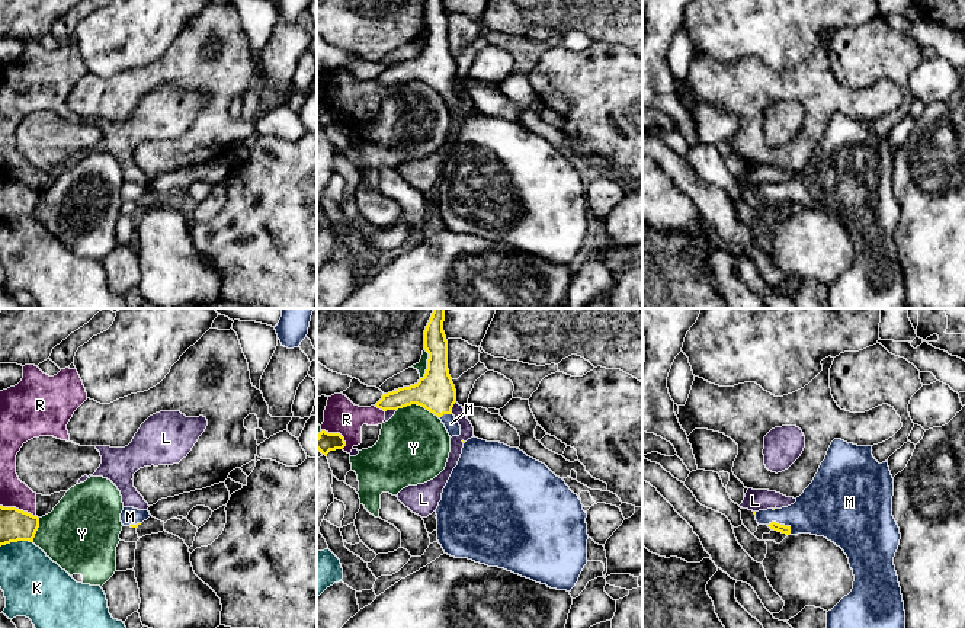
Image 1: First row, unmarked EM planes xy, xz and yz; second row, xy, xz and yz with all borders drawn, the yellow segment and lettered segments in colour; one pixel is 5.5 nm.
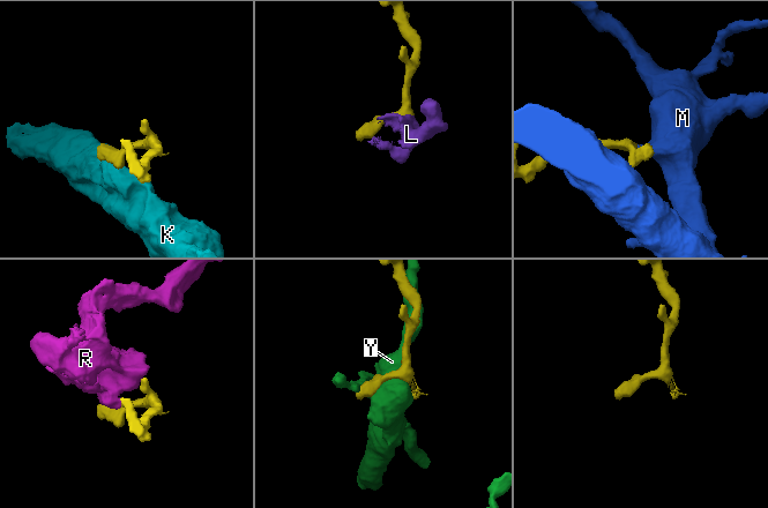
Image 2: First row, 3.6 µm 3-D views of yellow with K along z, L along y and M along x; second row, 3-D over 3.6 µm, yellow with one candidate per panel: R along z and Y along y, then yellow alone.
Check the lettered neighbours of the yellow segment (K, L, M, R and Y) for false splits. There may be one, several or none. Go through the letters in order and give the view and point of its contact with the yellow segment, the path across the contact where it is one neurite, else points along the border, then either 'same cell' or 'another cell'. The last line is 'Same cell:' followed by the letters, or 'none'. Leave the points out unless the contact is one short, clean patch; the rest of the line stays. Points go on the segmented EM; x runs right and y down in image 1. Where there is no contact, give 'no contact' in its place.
K: meets yellow in xy at (16, 541); border along xy (32, 541), (10, 541), (0, 547); another cell
L: meets yellow in xz at (452, 406); another cell
M: meets yellow in yz at (781, 525); runs through yz (781, 528), (781, 525), (823, 509); same cell
R: meets yellow in xy at (18, 509); border along xy (0, 505), (18, 508), (35, 516); another cell
Y: meets yellow in xz at (419, 404); another cell
Same cell: M

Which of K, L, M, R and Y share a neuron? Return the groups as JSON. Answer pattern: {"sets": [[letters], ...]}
{"sets": [["K"], ["L", "R"], ["M"], ["Y"]]}

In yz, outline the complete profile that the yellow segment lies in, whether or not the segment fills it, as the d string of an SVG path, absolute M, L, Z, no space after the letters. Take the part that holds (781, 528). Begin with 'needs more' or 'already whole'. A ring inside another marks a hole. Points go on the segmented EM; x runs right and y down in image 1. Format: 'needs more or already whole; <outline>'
needs more; M834 439L812 483L796 497L794 504L754 512L759 525L767 525L770 529L786 535L824 536L847 555L855 576L853 589L827 612L827 628L905 628L904 602L894 565L901 534L892 516L892 496L894 478L888 462L879 464L872 455L872 446L857 446Z

